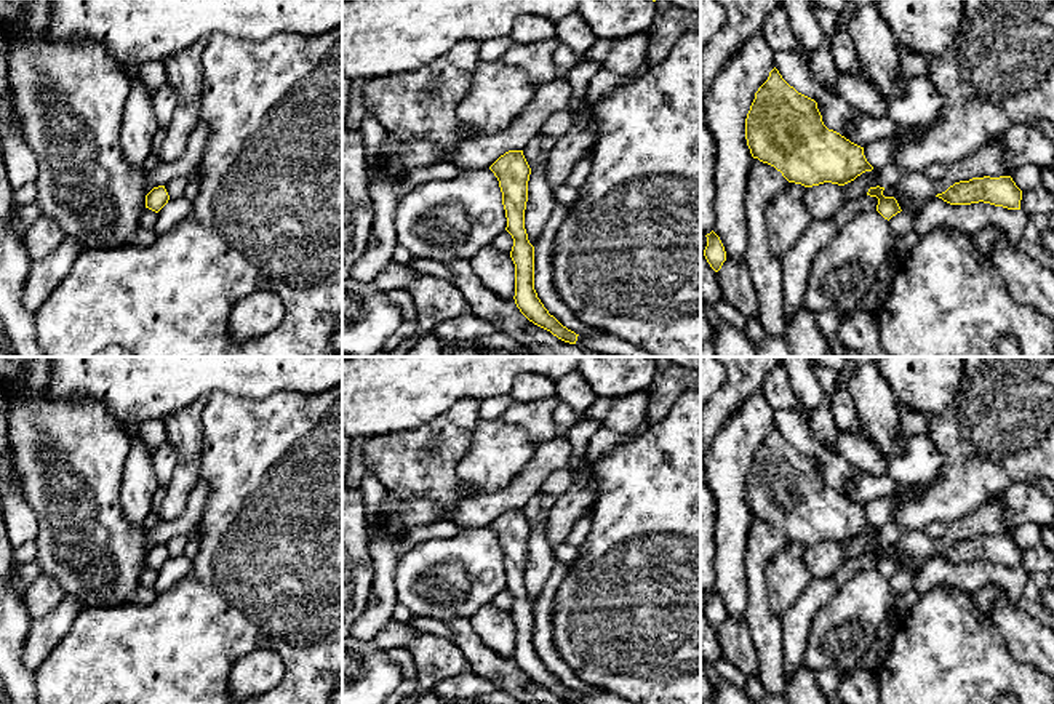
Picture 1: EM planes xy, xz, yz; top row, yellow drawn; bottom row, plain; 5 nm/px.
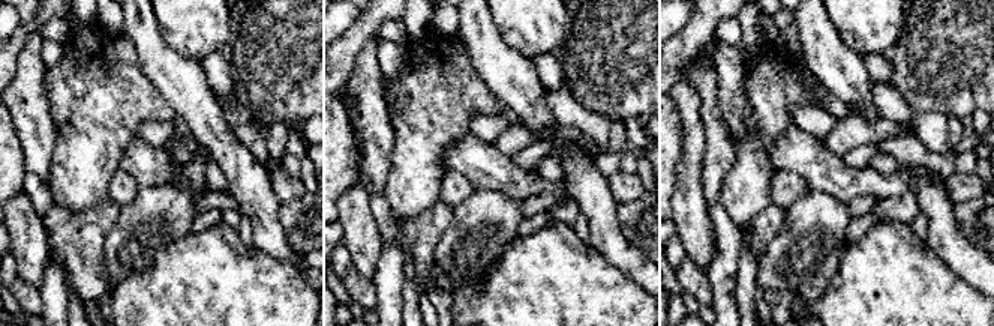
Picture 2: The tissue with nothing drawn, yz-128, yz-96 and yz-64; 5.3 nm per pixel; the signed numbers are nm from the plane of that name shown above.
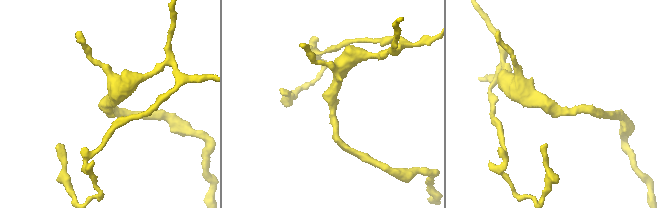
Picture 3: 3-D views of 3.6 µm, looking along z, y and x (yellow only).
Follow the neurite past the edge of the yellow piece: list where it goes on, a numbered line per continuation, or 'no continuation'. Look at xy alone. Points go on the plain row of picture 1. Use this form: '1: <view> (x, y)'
no continuation

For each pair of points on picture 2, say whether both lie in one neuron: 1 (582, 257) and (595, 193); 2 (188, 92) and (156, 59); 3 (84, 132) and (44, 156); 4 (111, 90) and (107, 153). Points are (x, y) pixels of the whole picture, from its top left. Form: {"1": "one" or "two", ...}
{"1": "two", "2": "one", "3": "two", "4": "one"}

